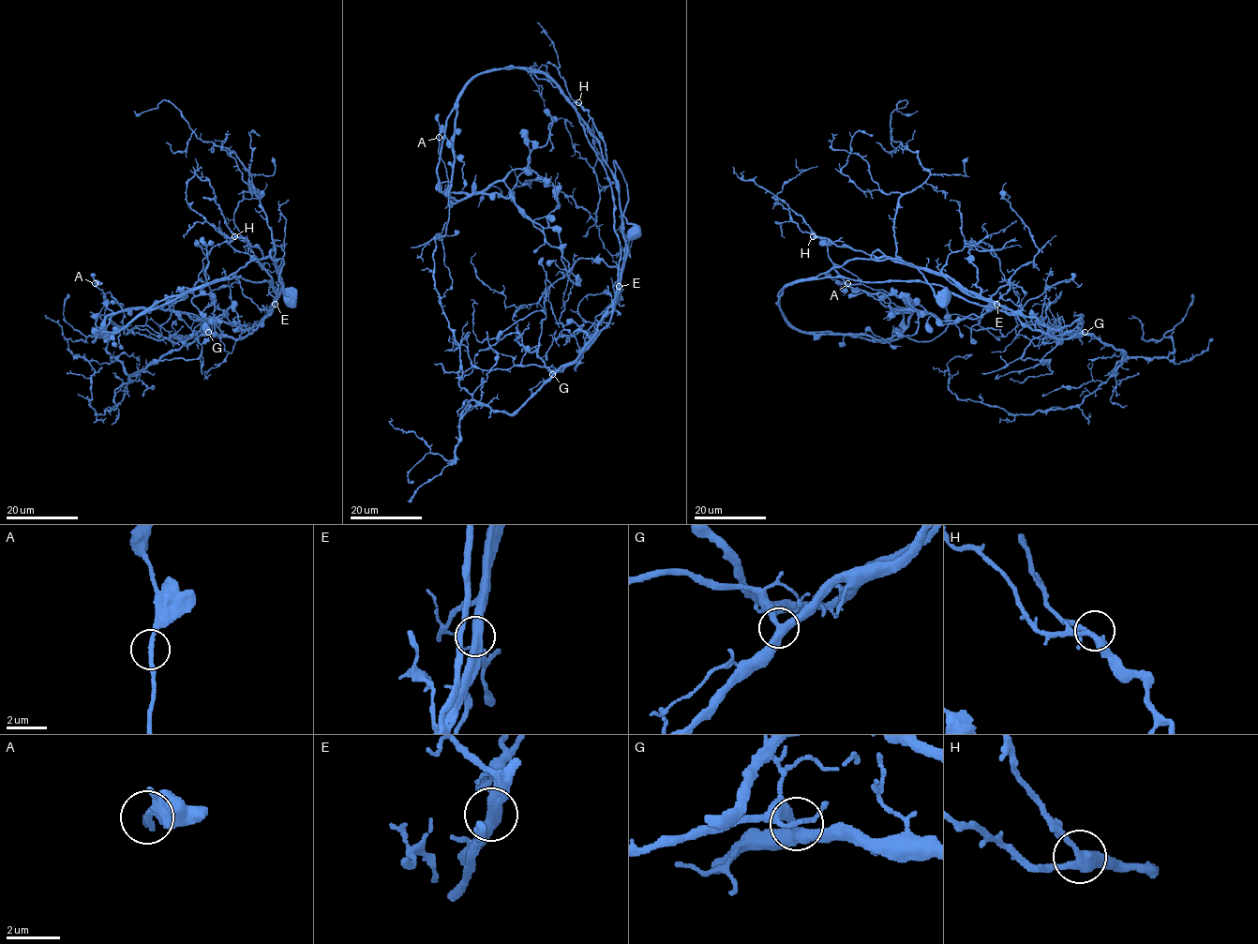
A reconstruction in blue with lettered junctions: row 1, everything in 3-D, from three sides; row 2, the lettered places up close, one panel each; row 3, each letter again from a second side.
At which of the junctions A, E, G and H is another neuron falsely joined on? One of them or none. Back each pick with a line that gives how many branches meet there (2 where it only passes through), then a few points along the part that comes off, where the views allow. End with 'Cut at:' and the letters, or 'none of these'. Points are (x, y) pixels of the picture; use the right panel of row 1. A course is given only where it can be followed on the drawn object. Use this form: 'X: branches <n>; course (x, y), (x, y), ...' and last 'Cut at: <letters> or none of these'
E: branches 2; course (996, 304), (885, 257), (777, 304), (800, 330), (887, 342), (891, 307), (973, 313), (974, 344)
Cut at: E

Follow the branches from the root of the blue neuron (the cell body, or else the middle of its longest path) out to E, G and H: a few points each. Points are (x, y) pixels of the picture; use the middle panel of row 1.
E: (635, 231), (623, 217), (627, 202), (626, 182), (614, 161), (621, 212), (621, 234), (625, 241), (619, 286)
G: (635, 231), (623, 217), (626, 182), (614, 161), (625, 241), (620, 292), (584, 350), (552, 374)
H: (635, 231), (623, 217), (627, 202), (623, 175), (615, 161), (614, 173), (606, 164), (605, 143), (578, 102)

